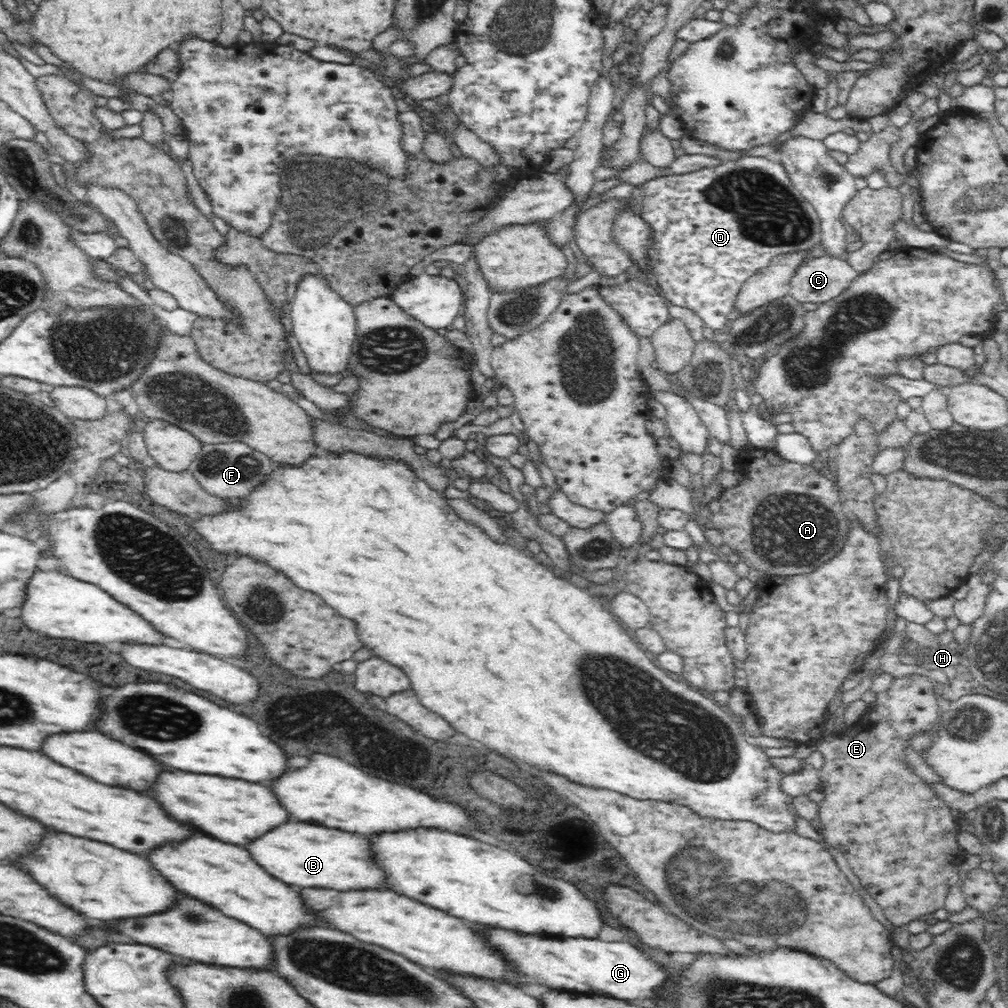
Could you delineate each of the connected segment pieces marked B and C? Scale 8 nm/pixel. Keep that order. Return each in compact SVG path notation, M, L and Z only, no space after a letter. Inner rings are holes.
M288 820L246 844L246 850L258 866L288 886L328 886L338 890L384 886L382 874L370 864L368 842L360 838L360 834Z
M824 254L799 266L791 278L789 295L801 303L820 304L842 294L858 277L846 258Z

